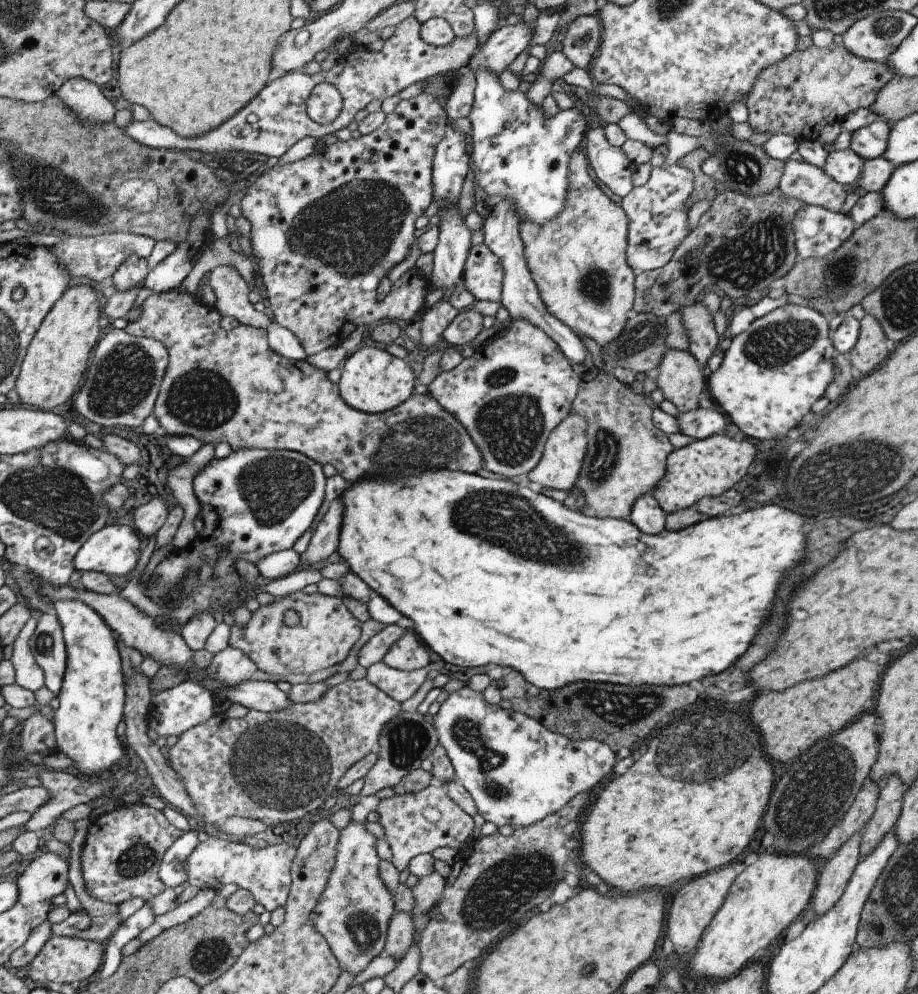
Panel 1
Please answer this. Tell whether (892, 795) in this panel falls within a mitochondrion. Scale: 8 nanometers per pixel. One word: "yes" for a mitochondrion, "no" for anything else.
no

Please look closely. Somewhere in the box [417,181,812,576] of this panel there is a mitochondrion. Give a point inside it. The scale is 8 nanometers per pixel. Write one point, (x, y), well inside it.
(502, 518)

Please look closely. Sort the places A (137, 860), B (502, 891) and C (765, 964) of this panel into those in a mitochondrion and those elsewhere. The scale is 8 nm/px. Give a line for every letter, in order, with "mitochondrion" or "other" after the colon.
A: mitochondrion
B: mitochondrion
C: other

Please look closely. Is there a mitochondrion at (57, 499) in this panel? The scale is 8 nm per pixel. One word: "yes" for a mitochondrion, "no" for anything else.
yes

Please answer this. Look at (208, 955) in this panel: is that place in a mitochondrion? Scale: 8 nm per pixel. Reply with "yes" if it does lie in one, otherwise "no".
yes

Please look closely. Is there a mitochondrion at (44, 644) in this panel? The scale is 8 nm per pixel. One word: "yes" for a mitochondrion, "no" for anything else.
yes

